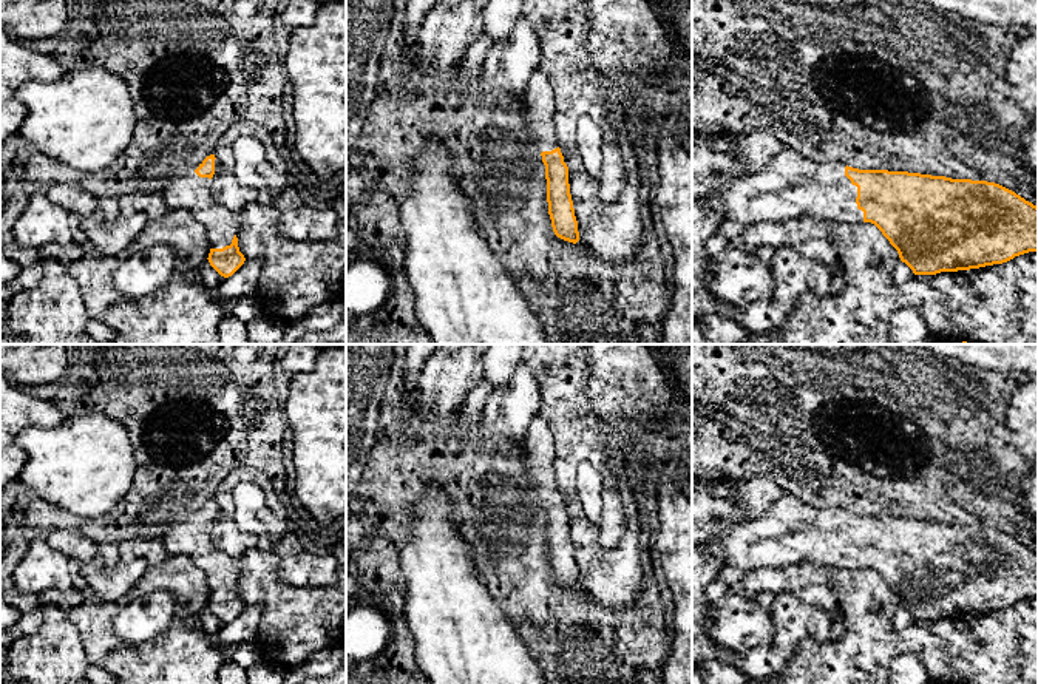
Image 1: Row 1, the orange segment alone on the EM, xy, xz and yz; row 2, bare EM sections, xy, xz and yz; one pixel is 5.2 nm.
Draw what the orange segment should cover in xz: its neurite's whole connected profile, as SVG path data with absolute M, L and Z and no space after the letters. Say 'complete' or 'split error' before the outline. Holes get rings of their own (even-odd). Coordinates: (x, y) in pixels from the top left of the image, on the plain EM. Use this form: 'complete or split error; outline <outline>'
split error; outline M541 414L531 420L522 445L524 466L545 511L547 548L553 577L558 584L576 590L579 577L570 540L568 513L556 488L553 469L556 455L553 434Z

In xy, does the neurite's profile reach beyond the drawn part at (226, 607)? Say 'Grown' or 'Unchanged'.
Grown

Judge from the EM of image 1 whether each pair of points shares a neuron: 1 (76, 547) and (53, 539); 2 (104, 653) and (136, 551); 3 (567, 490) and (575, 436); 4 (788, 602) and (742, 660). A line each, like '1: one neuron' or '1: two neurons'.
1: one neuron
2: two neurons
3: one neuron
4: one neuron

